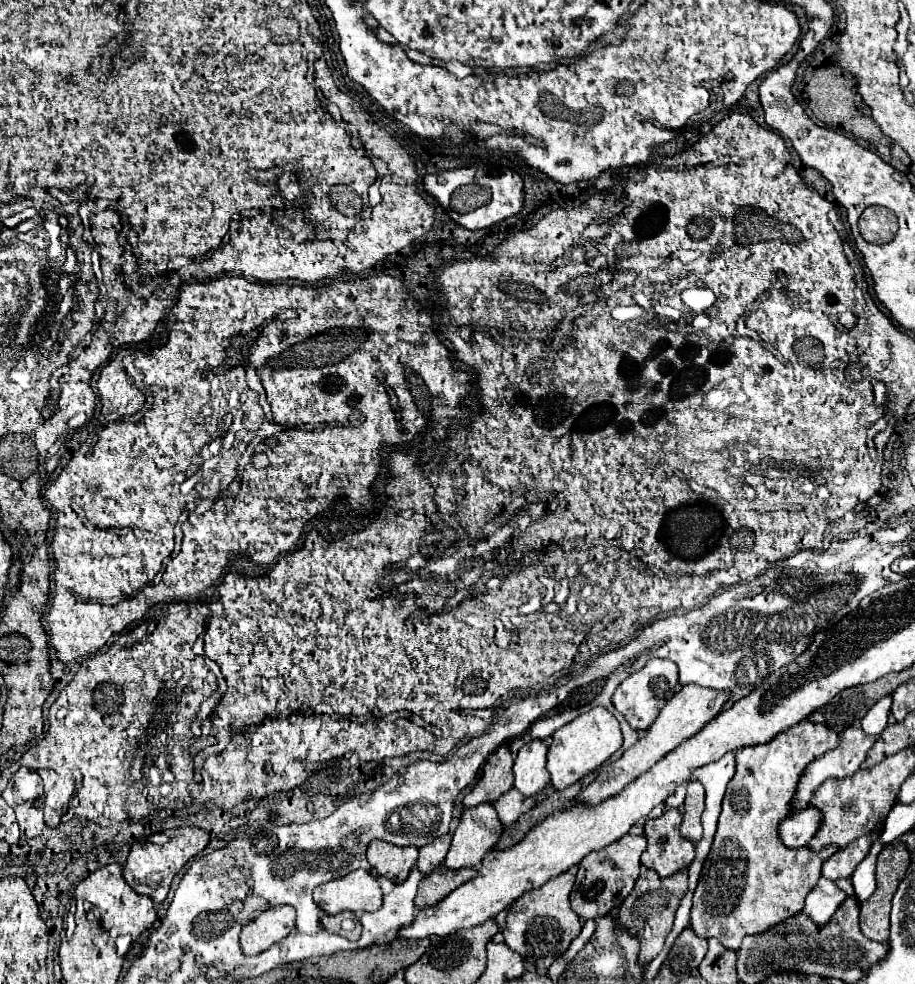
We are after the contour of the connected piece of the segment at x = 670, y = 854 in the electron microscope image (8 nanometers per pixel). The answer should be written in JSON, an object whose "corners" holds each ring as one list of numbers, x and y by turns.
{"corners":[[674,808,660,818,646,820,644,834,648,838,648,848,642,854,642,864,656,870,660,876,676,874,694,860,694,844,682,838,680,824,682,814]]}

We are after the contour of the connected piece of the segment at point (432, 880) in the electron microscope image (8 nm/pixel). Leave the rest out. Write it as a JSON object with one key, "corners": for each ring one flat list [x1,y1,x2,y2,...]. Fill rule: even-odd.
{"corners":[[444,864,436,866,428,876,422,878,416,894,416,906,418,908,428,908,436,906,438,900,446,898,452,890,462,886,464,882,472,880,476,876,476,868,458,868,450,870]]}

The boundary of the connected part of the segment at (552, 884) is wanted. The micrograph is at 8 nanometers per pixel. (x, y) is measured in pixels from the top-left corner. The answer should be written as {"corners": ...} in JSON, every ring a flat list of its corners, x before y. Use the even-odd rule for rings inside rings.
{"corners":[[564,872,548,880,544,886,522,894,520,900,514,902,514,910,508,912,506,926,502,930,508,948,512,948,524,960,536,964,538,968,548,968,558,956,562,956,582,928,580,918,578,914,572,912,568,900,572,886,574,886,574,874]]}

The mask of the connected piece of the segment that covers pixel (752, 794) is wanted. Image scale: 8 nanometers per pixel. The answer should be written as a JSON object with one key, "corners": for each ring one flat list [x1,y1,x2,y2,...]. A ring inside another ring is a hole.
{"corners":[[802,720,794,728,780,732,774,740,748,746,736,750,736,774,728,784,722,812,718,820,718,832,714,836,712,850,704,862,698,888,694,892,694,906,692,906,692,928,700,938,716,938,726,948,738,950,742,938,748,934,764,932,766,928,796,916,802,910,806,894,814,888,818,878,822,876,822,864,838,850,836,846,824,848,822,852,812,852,806,846,798,850,788,850,778,840,778,824,790,814,790,800,796,792,796,782,802,776,804,768,818,758,822,752,838,746,838,734,824,724,814,724,810,720]]}

